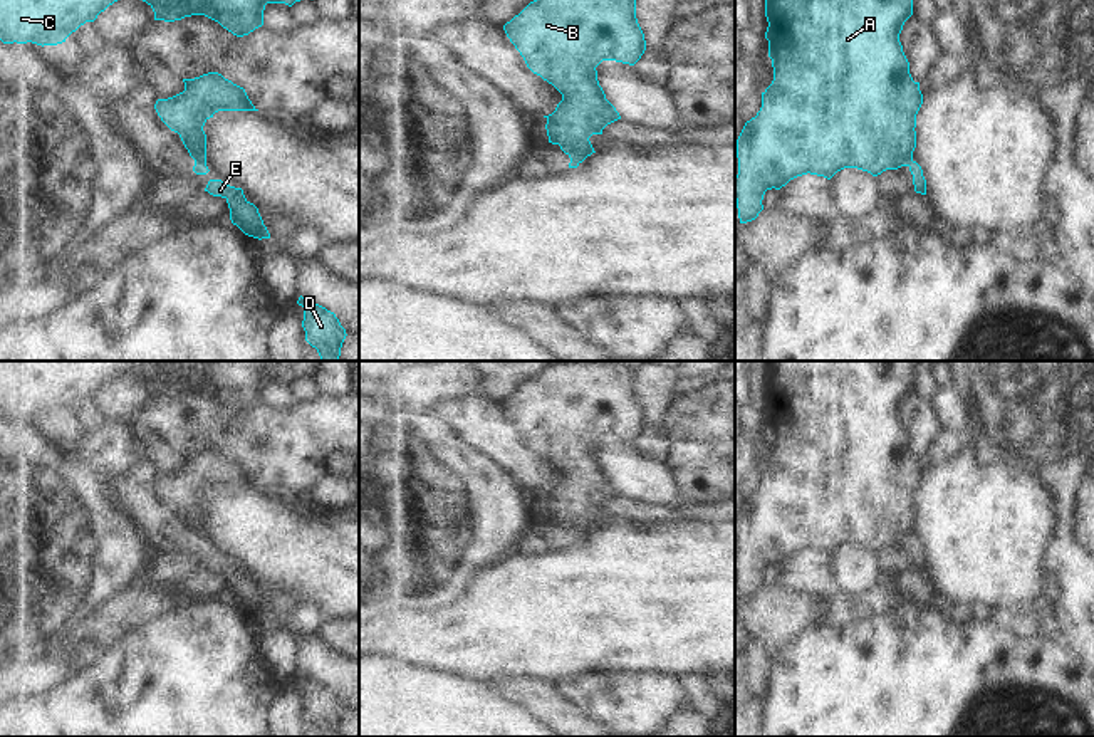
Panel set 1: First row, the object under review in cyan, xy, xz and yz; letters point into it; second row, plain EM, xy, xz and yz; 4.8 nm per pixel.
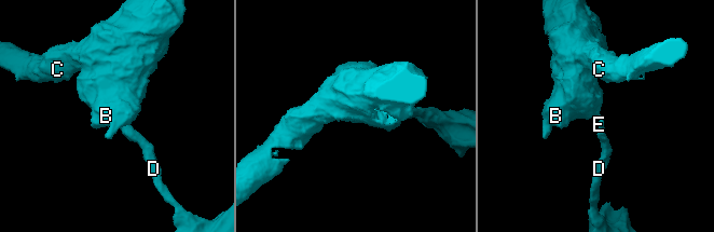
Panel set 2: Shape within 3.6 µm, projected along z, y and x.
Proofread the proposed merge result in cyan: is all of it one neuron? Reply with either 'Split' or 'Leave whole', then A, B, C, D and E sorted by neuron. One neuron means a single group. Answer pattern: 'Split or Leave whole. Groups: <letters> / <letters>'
Split. Groups: A B C / D E.

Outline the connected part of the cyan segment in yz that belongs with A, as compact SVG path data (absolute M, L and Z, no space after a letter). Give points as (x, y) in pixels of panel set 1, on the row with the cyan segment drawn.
M765 0L765 39L774 81L762 92L760 111L745 123L737 139L735 200L740 223L758 217L767 190L780 190L797 176L810 173L831 180L844 168L878 176L913 163L916 114L923 94L919 82L909 74L909 62L899 42L903 25L911 15L913 0Z

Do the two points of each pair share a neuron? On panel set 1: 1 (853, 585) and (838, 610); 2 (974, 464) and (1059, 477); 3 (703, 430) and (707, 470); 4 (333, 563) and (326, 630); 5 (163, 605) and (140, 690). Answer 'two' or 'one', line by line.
1: two
2: two
3: one
4: two
5: two

